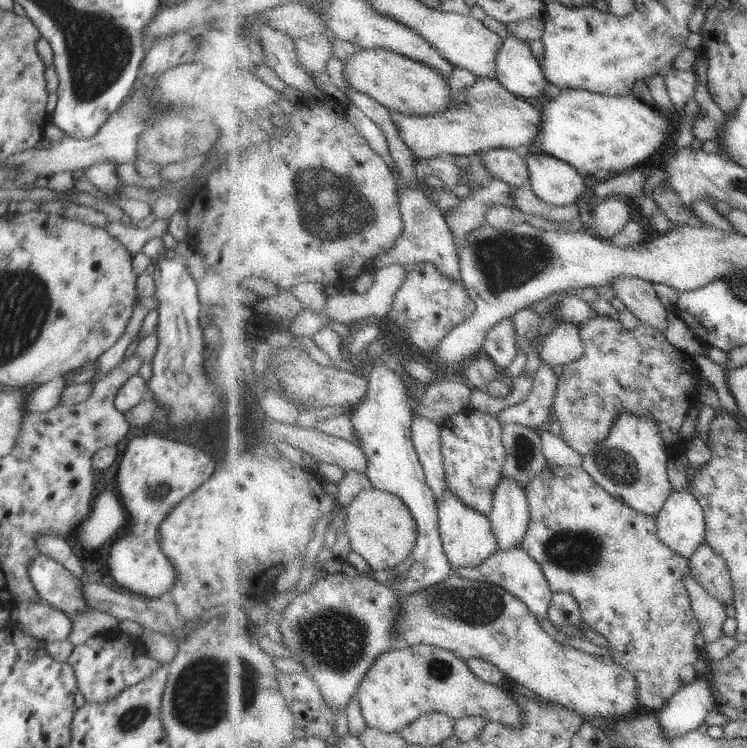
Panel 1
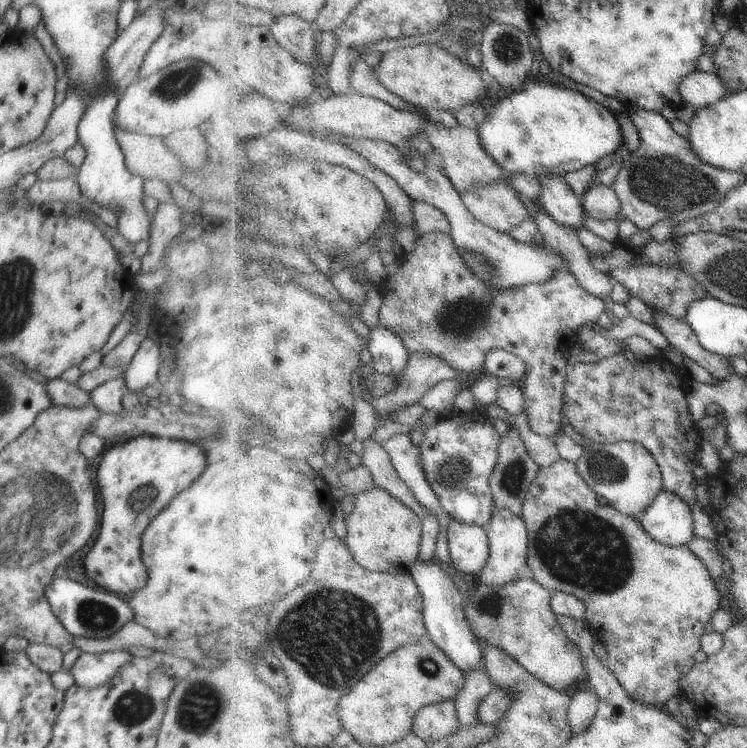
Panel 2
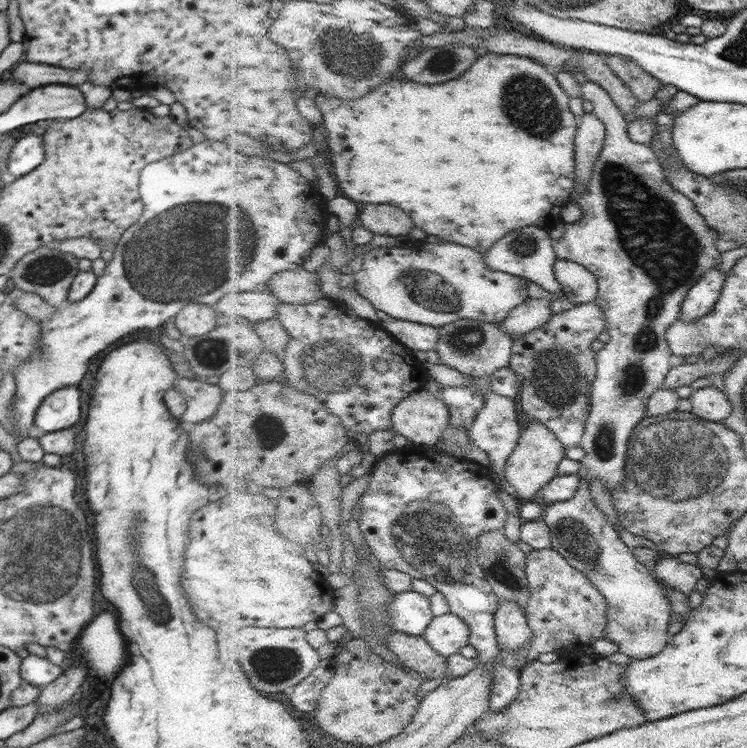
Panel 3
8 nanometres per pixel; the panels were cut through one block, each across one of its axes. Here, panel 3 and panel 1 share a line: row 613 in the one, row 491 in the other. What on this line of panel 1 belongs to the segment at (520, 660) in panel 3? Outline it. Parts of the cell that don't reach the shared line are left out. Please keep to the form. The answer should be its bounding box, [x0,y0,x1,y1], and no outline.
[522,466,700,712]

